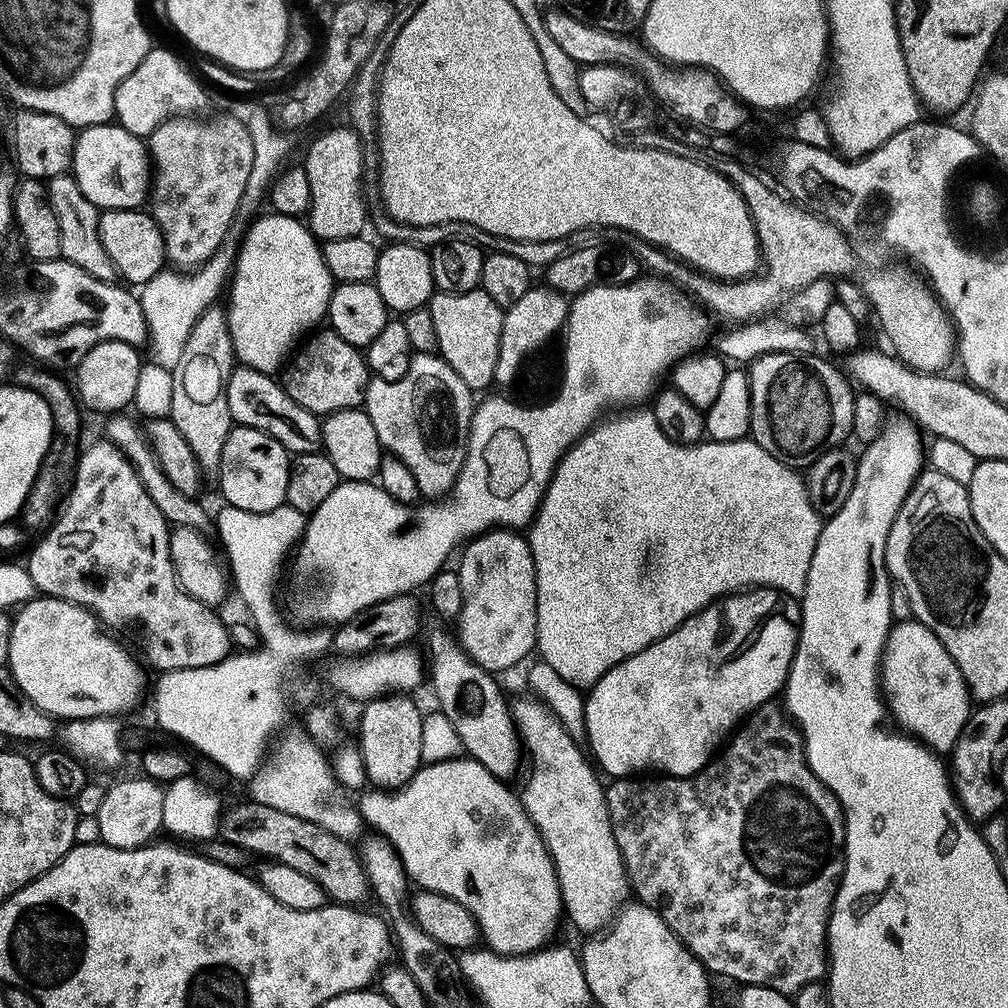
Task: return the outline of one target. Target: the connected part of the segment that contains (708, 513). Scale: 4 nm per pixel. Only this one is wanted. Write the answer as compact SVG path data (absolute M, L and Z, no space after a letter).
M628 410L601 419L565 452L556 465L548 489L544 491L544 500L536 512L536 518L526 532L536 571L536 648L540 652L539 659L554 666L558 675L581 690L591 689L611 668L646 650L646 646L666 638L690 617L697 616L708 604L734 592L749 588L773 588L787 596L803 597L806 578L810 574L810 558L814 558L814 546L822 527L822 516L816 513L817 505L808 495L805 477L801 473L799 476L795 467L766 454L766 450L762 450L755 440L745 438L734 442L708 440L698 444L679 444L662 434L651 410L636 411L640 410Z

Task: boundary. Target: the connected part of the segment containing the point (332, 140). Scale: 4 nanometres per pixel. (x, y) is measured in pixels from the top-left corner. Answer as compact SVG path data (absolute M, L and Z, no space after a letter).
M351 126L324 132L308 148L302 167L310 182L310 206L306 223L317 241L361 235L370 220L369 205L364 205L365 169L360 136Z

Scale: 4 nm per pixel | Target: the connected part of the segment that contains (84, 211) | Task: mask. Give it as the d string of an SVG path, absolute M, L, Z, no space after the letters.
M71 174L51 177L47 181L46 187L48 201L58 218L58 228L62 234L61 257L69 260L74 266L86 270L86 274L90 274L94 278L109 282L115 281L118 276L117 270L110 262L106 250L102 246L102 238L98 234L101 209L92 204L90 198L86 198L86 194L82 194L76 177Z

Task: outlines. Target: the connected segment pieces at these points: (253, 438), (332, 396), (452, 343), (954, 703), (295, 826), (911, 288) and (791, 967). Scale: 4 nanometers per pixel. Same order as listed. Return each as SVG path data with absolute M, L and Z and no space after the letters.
M233 427L232 433L226 438L226 446L222 446L222 462L218 479L224 504L233 504L238 510L247 512L265 512L274 510L286 501L286 482L290 476L290 453L268 433L260 429Z
M331 330L319 332L309 335L299 345L300 353L298 353L298 348L295 355L287 361L283 369L284 378L282 377L286 394L294 402L298 402L298 405L320 418L338 410L360 408L363 405L364 391L368 388L370 379L368 365L361 349L343 340L336 332Z
M483 290L466 294L436 292L430 301L430 311L440 359L445 360L452 367L454 374L458 374L458 378L462 378L462 382L466 382L466 386L472 389L473 393L480 394L483 388L493 387L504 321L504 312L496 305L494 298L490 298L490 294L486 294Z
M915 618L893 623L888 631L888 641L884 643L884 655L880 658L880 687L891 719L905 733L911 734L937 754L951 753L958 742L962 730L968 724L968 717L974 708L974 701L968 694L968 687L954 666L954 658L946 654L946 646L924 624Z
M245 799L245 804L236 804L232 809L225 811L219 819L219 839L226 844L233 844L236 848L245 850L247 853L258 852L264 855L264 858L269 858L271 861L274 861L277 864L285 864L290 866L294 870L299 870L302 874L307 874L309 878L314 878L314 882L318 882L318 886L322 886L322 890L327 894L329 901L338 903L338 904L347 904L349 906L360 906L363 905L363 900L370 896L370 881L367 874L364 872L364 866L360 863L360 857L358 855L357 849L353 847L349 841L344 840L342 837L335 837L330 830L324 829L320 825L316 825L312 821L306 821L304 818L296 818L291 814L286 814L285 811L274 810L271 806L260 805L258 802L252 799Z
M911 267L896 268L893 272L876 272L862 280L862 287L872 301L872 311L875 319L880 319L880 324L888 328L888 340L893 344L895 355L903 360L910 368L916 369L921 374L936 374L948 363L953 363L954 349L956 346L956 333L943 304L936 299L936 293Z
M772 702L766 703L751 713L751 715L731 733L730 739L723 745L719 755L709 760L708 765L700 772L696 772L692 776L661 775L659 778L656 778L660 780L644 780L648 778L616 778L605 787L604 797L606 798L606 806L610 814L610 826L614 830L614 842L618 842L618 850L624 859L624 868L628 871L628 882L635 899L639 901L639 903L653 908L659 920L666 926L670 926L673 934L698 957L700 963L704 965L709 973L715 974L715 972L717 972L720 976L729 976L730 979L737 980L737 985L740 986L757 984L763 988L769 988L775 992L780 992L784 996L791 997L798 990L802 990L802 986L823 981L828 971L828 965L830 963L828 959L828 919L832 913L832 903L836 897L836 890L840 883L840 878L844 874L844 811L840 809L840 803L836 795L810 770L808 759L804 756L804 738L800 734L800 729L789 719L783 707L777 706L777 708L775 708L774 705L775 703Z

